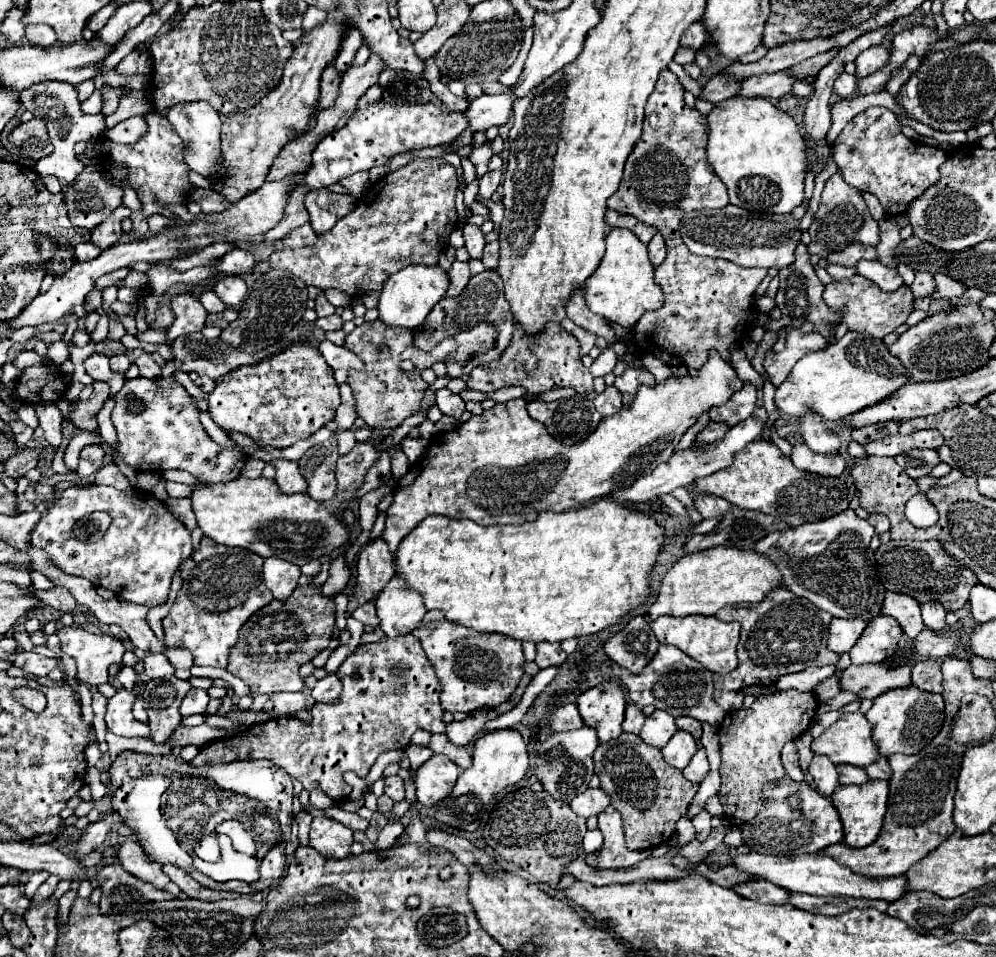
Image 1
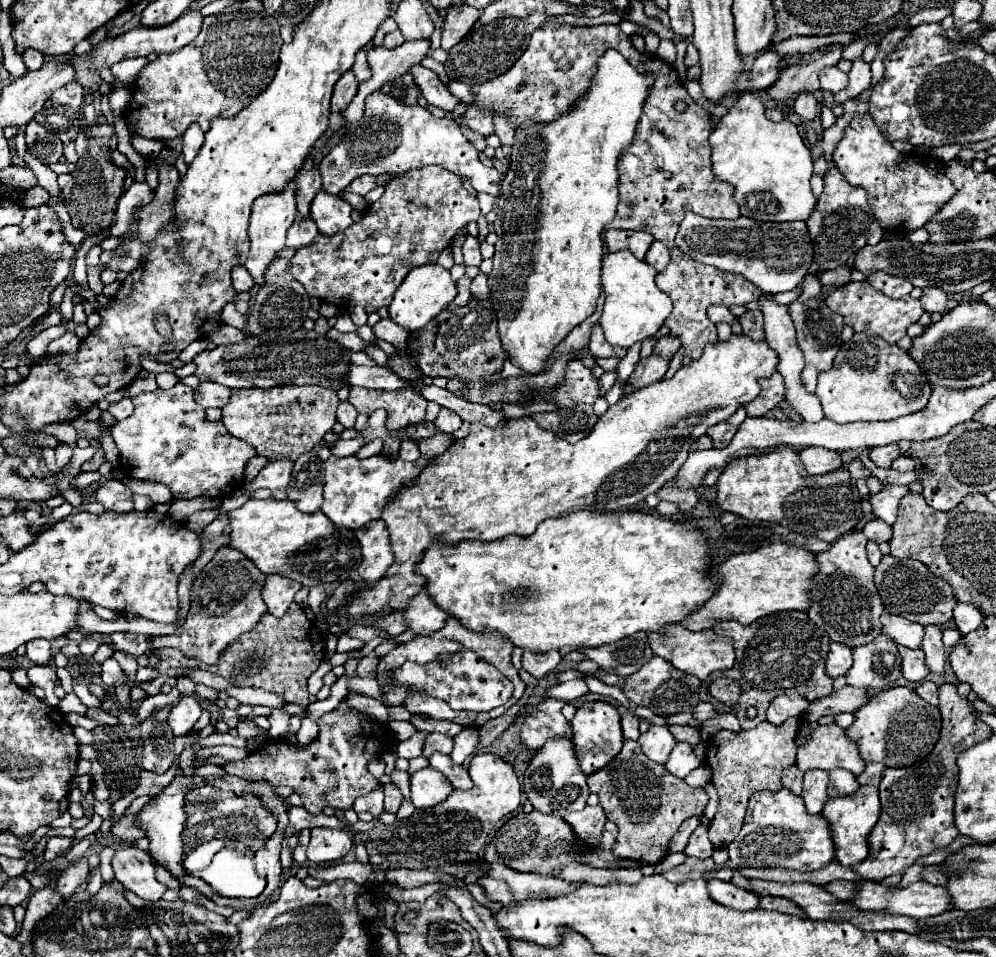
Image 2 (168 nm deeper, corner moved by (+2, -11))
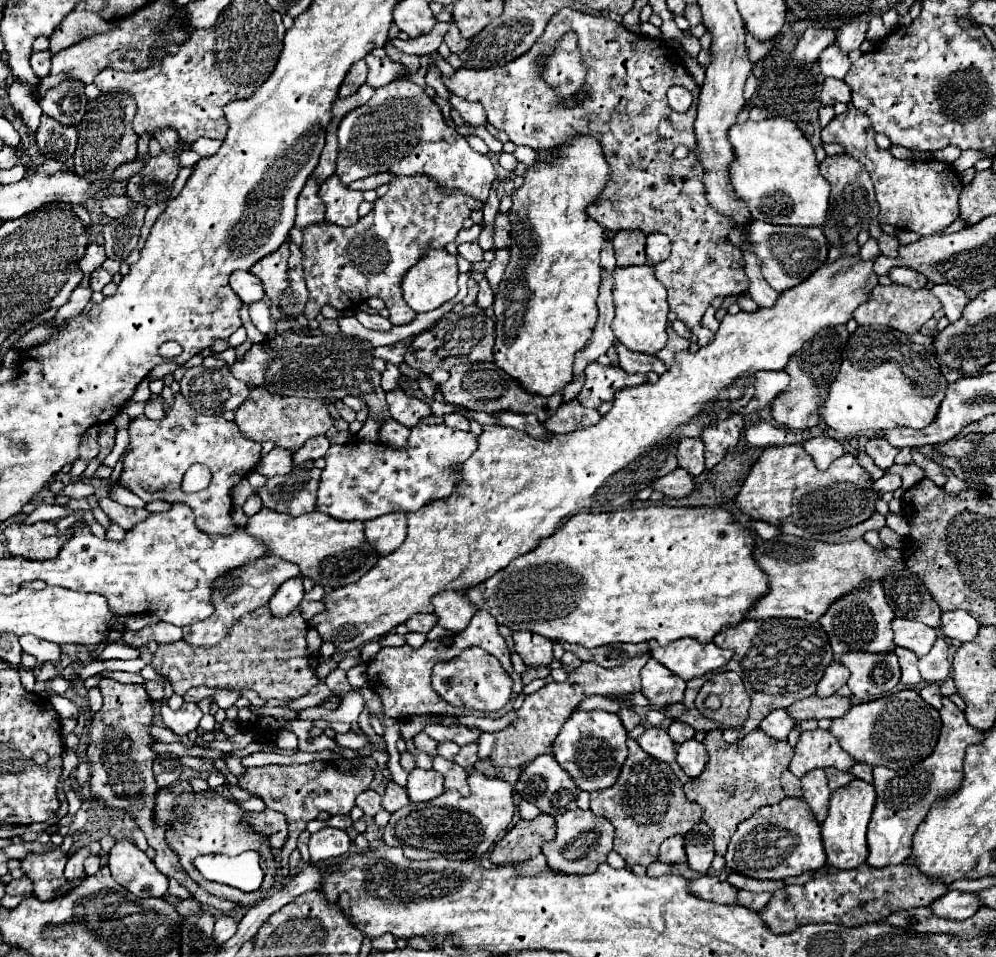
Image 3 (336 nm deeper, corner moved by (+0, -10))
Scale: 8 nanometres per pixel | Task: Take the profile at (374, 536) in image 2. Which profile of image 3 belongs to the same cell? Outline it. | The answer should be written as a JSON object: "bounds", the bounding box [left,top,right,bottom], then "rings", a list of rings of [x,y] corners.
{"bounds":[365,512,407,556],"rings":[[[403,512],[379,516],[371,522],[365,522],[365,540],[375,548],[379,556],[387,556],[395,552],[407,532],[407,518]]]}

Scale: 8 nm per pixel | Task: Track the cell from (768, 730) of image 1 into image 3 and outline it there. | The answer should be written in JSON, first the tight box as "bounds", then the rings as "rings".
{"bounds":[685,728,795,856],"rings":[[[761,728],[751,730],[741,744],[727,744],[719,730],[711,730],[707,732],[703,744],[709,760],[699,776],[699,784],[687,784],[685,794],[689,800],[703,806],[703,822],[707,822],[713,830],[715,852],[723,856],[739,822],[749,818],[755,808],[767,804],[771,806],[785,798],[779,776],[783,770],[787,770],[795,748],[787,740],[769,738]]]}

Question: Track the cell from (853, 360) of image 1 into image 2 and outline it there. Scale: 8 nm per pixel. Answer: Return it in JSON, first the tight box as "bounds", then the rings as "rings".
{"bounds":[815,333,931,423],"rings":[[[855,333],[849,343],[841,345],[833,367],[819,375],[815,393],[825,417],[835,423],[891,421],[921,411],[931,397],[931,383],[925,379],[925,373],[921,373],[909,351],[885,343],[885,339]]]}

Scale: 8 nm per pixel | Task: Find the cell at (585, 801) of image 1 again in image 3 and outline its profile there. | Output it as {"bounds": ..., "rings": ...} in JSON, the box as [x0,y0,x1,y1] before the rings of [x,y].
{"bounds":[543,810,613,874],"rings":[[[567,810],[557,818],[557,836],[553,842],[543,844],[543,854],[551,868],[565,872],[565,874],[591,874],[597,870],[599,864],[607,860],[607,854],[613,850],[613,824],[593,814],[593,810]]]}

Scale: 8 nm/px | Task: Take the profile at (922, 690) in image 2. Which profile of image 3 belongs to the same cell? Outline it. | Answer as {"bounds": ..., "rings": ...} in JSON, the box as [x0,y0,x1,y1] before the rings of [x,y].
{"bounds":[919,684,941,708],"rings":[[[927,684],[921,692],[919,692],[933,708],[941,708],[941,692],[939,692],[939,686],[937,684]]]}

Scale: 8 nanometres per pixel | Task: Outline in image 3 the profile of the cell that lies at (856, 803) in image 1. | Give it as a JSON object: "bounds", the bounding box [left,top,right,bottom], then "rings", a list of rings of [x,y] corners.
{"bounds":[821,780,877,870],"rings":[[[853,780],[851,784],[831,794],[827,818],[821,822],[821,836],[823,836],[823,844],[827,852],[827,864],[831,864],[833,868],[853,870],[865,864],[869,854],[865,834],[867,834],[867,824],[869,824],[873,806],[875,806],[875,798],[877,794],[873,790],[873,784],[867,784],[863,780]]]}

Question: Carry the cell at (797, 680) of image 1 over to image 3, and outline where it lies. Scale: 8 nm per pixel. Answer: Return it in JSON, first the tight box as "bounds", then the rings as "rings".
{"bounds":[761,708,795,738],"rings":[[[777,708],[773,710],[763,722],[761,722],[761,730],[765,730],[771,738],[787,738],[787,734],[791,732],[791,728],[795,726],[795,720],[791,718],[791,714],[785,708]]]}

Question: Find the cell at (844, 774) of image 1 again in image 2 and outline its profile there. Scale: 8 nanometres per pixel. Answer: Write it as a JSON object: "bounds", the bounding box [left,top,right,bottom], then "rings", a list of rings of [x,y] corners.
{"bounds":[827,769,859,797],"rings":[[[845,769],[829,771],[829,787],[827,787],[829,797],[853,795],[857,789],[859,789],[857,777],[851,771],[845,771]]]}

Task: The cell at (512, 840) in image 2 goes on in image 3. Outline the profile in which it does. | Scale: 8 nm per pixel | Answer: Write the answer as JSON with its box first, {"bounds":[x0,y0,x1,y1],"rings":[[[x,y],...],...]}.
{"bounds":[489,814,555,864],"rings":[[[539,814],[535,820],[519,820],[497,844],[495,848],[491,850],[491,856],[489,860],[493,864],[499,864],[499,862],[521,862],[521,860],[527,860],[527,858],[533,858],[541,852],[541,844],[543,842],[551,842],[551,834],[555,834],[555,818],[549,816],[549,814]]]}

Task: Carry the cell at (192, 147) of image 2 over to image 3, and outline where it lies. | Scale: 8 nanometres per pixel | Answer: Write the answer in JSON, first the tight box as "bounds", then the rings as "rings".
{"bounds":[191,138,221,156],"rings":[[[197,138],[193,144],[191,144],[191,150],[195,150],[199,156],[211,156],[219,150],[221,142],[219,140],[211,140],[211,138]]]}

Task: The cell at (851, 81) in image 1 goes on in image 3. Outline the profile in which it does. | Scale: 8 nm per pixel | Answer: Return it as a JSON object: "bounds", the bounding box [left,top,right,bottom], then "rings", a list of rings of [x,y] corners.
{"bounds":[819,46,851,80],"rings":[[[829,46],[819,56],[819,66],[821,66],[821,74],[825,78],[843,80],[845,74],[849,72],[849,68],[851,68],[851,62],[849,62],[849,58],[845,54],[839,54],[839,50],[835,50],[835,46]]]}

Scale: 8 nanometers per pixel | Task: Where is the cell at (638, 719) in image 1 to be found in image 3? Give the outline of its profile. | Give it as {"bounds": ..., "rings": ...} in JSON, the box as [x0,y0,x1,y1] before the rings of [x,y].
{"bounds":[619,708,641,732],"rings":[[[623,708],[619,712],[619,718],[621,718],[621,722],[623,722],[623,726],[625,726],[627,732],[631,732],[637,724],[641,724],[641,716],[635,710],[631,710],[631,708]]]}

